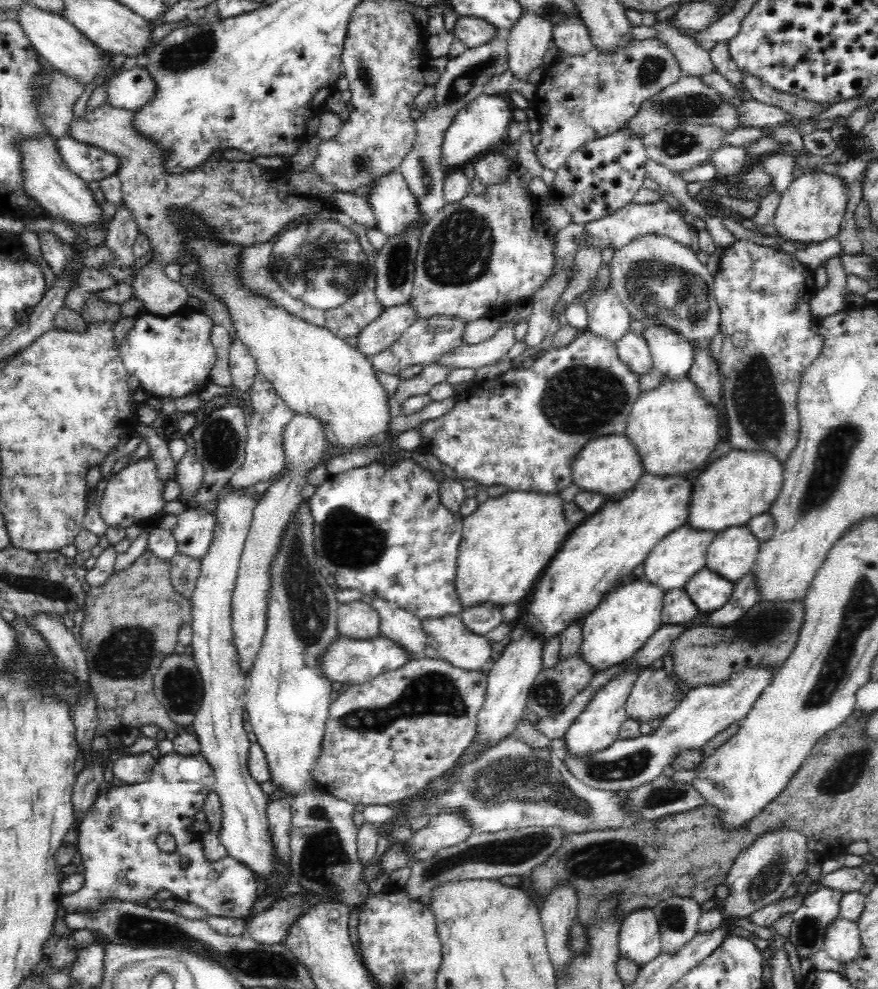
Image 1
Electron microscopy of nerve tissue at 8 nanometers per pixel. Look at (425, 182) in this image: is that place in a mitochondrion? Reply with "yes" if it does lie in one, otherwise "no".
yes

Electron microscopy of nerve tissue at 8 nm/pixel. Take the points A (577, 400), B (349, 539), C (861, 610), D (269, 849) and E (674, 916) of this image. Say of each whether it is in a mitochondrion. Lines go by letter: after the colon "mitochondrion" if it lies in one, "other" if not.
A: mitochondrion
B: mitochondrion
C: mitochondrion
D: other
E: mitochondrion

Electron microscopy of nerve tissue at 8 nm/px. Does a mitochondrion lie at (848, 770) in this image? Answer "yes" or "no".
yes

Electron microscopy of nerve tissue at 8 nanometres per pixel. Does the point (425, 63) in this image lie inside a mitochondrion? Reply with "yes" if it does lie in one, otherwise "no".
no

